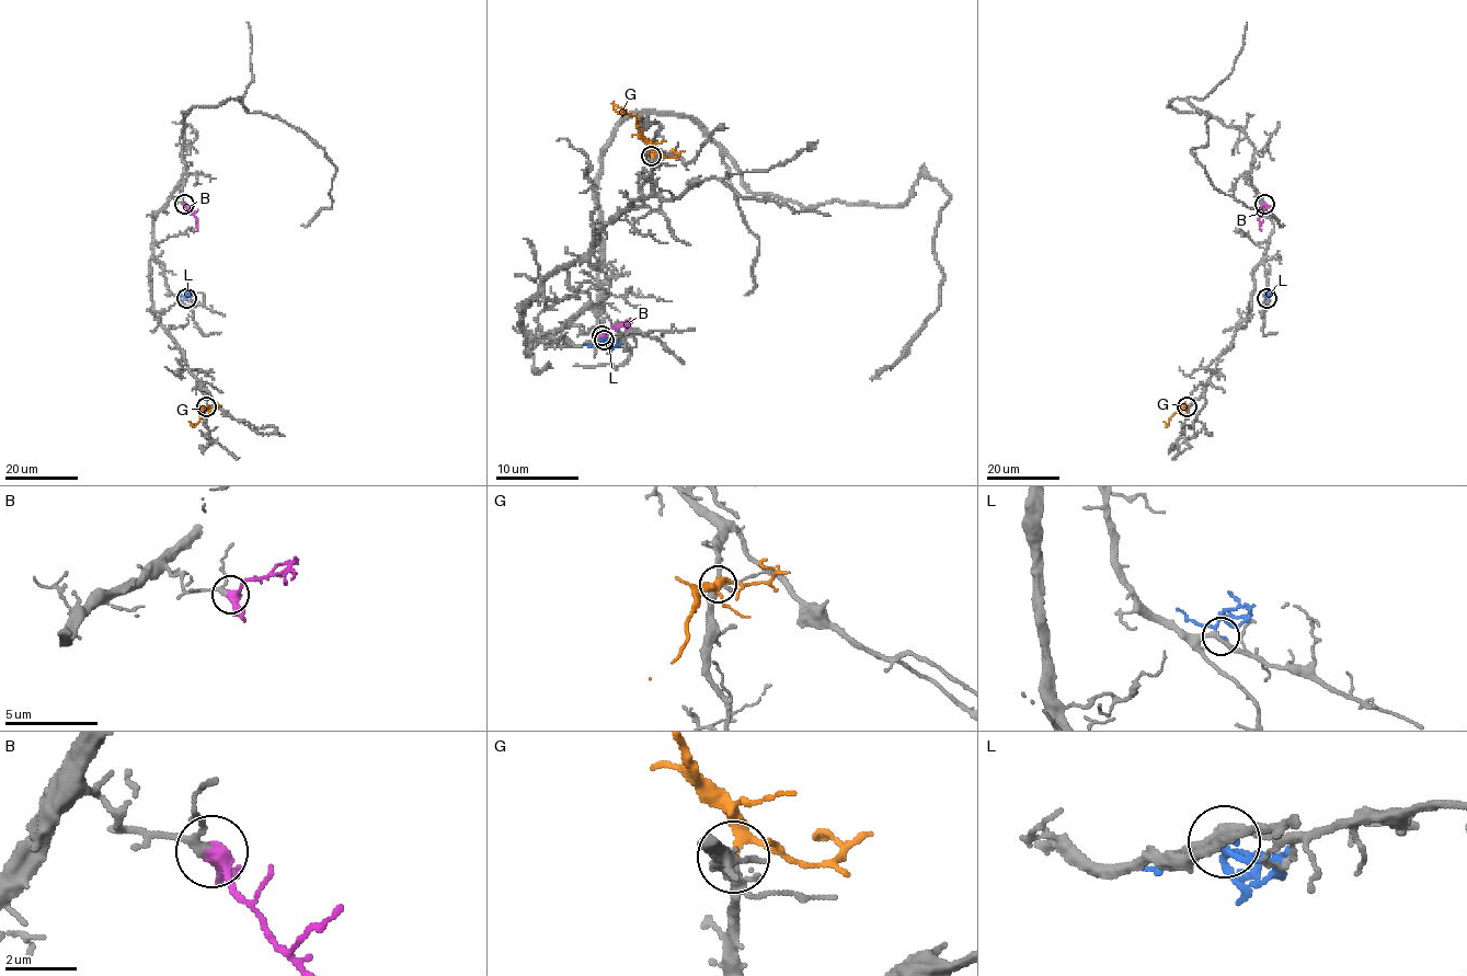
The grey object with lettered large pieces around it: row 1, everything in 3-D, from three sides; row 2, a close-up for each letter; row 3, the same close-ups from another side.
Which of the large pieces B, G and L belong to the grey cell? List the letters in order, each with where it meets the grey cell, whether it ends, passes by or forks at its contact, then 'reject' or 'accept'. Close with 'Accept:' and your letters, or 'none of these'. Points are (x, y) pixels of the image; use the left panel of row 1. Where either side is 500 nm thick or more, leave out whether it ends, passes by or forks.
B: contact (184, 204); it passes by; accept
G: contact (206, 406); it passes by; accept
L: contact (186, 298); it passes by; reject
Accept: B, G

